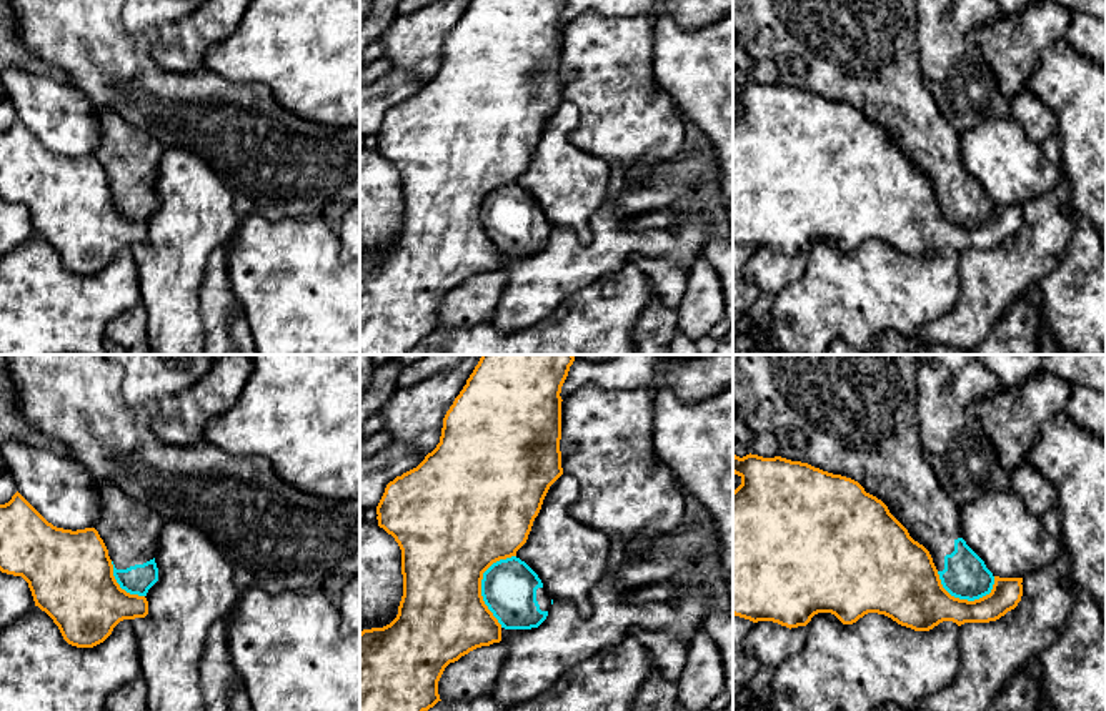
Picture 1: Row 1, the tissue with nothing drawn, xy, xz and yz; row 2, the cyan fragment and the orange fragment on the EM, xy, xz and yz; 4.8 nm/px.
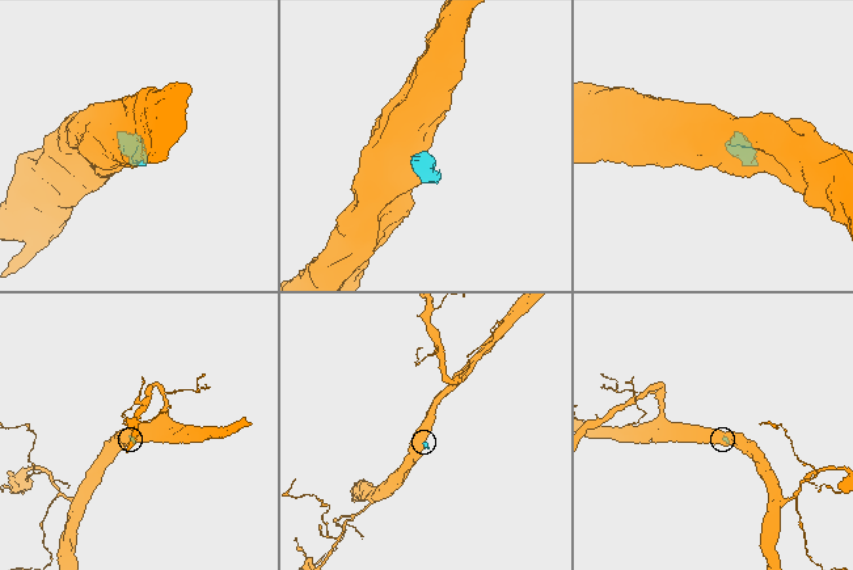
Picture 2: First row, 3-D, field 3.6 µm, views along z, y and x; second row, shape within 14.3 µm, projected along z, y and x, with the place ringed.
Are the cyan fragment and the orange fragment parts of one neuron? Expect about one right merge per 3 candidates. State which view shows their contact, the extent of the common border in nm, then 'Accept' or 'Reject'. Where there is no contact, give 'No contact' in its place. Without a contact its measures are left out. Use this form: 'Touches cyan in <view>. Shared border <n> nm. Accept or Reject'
Touches cyan in xz. Shared border 360 nm. Reject

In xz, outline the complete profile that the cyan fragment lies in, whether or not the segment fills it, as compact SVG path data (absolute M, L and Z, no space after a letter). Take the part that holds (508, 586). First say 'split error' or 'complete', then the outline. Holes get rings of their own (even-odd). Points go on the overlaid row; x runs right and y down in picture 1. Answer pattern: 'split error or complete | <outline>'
split error | M516 556L500 559L483 573L481 596L505 629L538 628L553 604L538 574Z

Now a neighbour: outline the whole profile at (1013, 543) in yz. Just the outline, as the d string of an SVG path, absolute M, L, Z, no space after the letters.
M1013 491L984 493L959 513L963 539L993 576L1024 578L1059 556L1063 538L1054 538Z

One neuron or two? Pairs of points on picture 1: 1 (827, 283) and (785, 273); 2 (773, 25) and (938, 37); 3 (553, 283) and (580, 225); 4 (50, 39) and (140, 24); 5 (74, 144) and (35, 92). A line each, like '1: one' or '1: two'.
1: two
2: two
3: two
4: two
5: one

